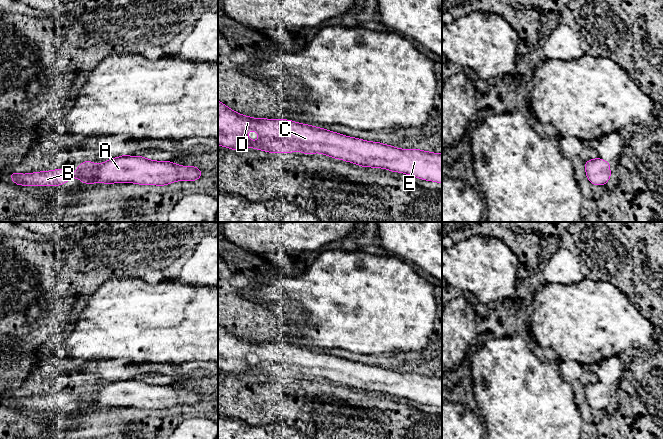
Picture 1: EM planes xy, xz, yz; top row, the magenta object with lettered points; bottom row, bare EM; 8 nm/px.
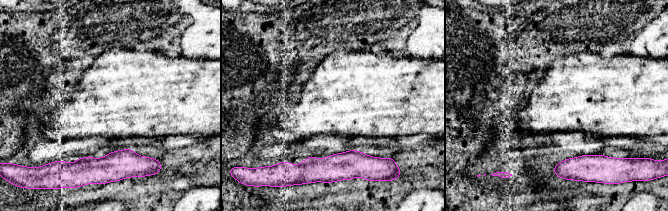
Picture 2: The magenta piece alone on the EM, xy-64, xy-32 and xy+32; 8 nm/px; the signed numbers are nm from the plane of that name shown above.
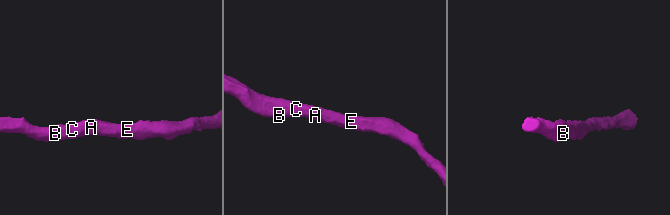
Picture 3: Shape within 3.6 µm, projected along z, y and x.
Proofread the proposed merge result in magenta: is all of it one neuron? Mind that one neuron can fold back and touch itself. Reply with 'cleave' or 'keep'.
keep

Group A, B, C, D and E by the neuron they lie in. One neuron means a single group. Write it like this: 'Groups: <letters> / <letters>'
Groups: A B C D E

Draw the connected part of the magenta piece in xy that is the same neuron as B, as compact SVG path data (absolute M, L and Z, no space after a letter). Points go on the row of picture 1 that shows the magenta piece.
M126 154L98 165L88 160L77 166L77 172L63 168L52 171L20 174L11 172L13 183L23 186L59 186L76 177L84 184L135 183L140 185L169 185L176 181L198 181L204 171L195 166L181 166L172 161L149 160Z

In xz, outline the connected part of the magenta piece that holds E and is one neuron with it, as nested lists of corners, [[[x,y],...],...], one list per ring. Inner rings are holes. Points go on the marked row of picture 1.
[[[219,100],[218,145],[238,152],[252,147],[268,153],[322,153],[364,168],[383,168],[442,183],[442,153],[399,149],[292,120],[251,118],[233,111]],[[249,130],[257,132],[258,142],[247,137]]]

